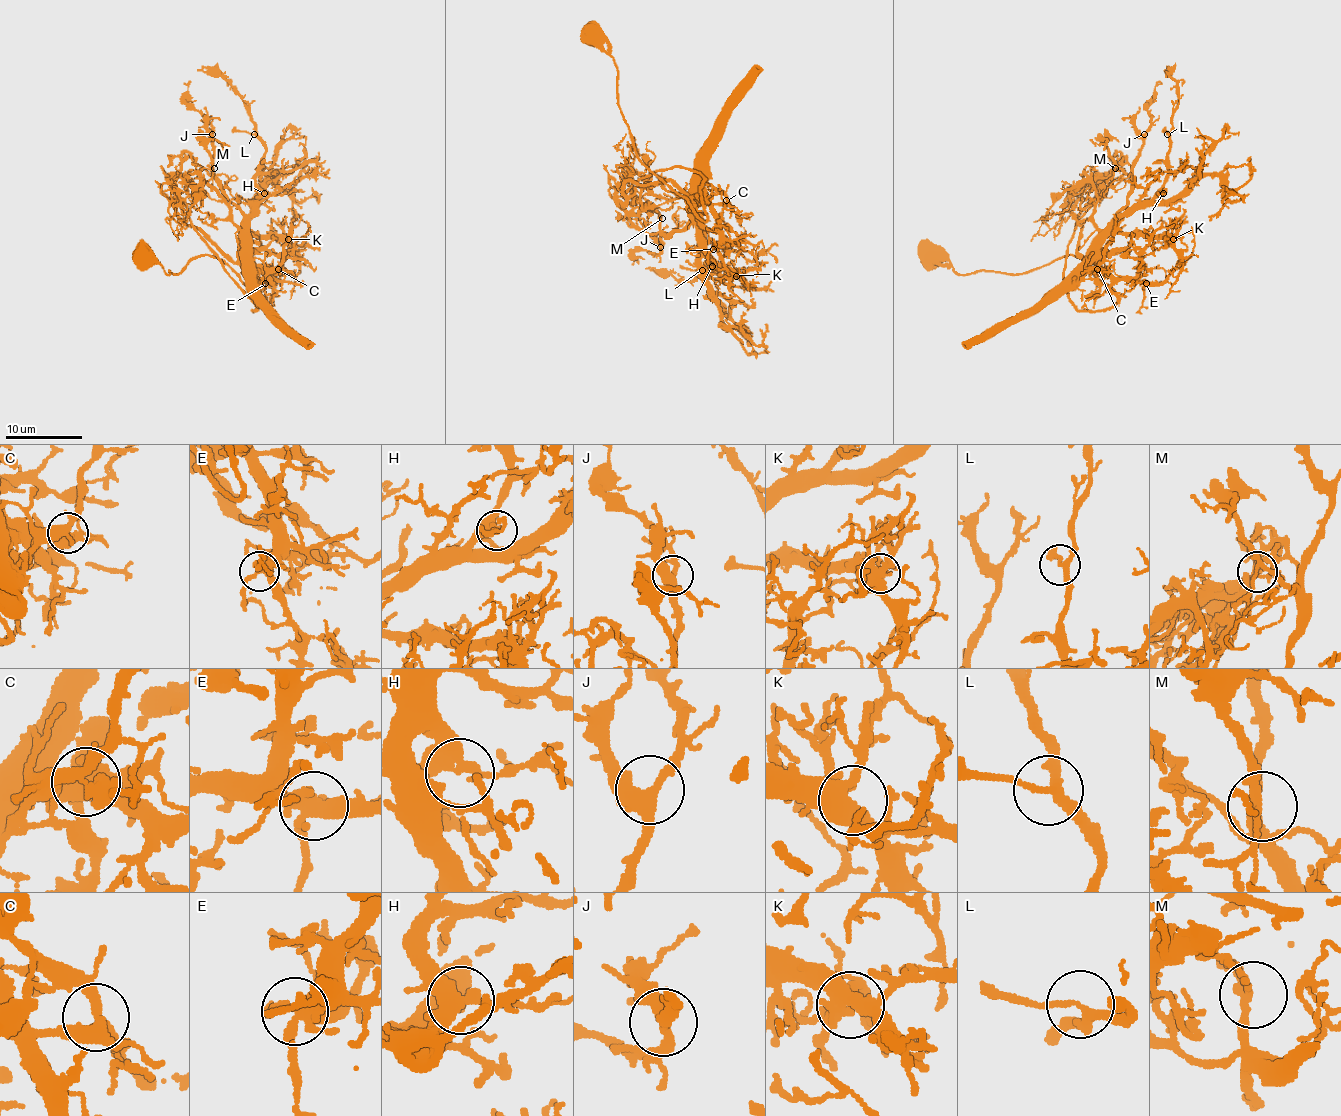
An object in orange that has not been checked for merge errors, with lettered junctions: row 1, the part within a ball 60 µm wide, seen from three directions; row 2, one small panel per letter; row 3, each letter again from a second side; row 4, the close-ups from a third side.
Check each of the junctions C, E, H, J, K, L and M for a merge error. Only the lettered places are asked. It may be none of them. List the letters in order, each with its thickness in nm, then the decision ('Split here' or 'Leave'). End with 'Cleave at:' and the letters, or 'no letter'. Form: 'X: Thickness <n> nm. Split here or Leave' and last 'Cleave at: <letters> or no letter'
C: Thickness 360 nm. Split here
E: Thickness 360 nm. Leave
H: Thickness 360 nm. Leave
J: Thickness 340 nm. Leave
K: Thickness 460 nm. Leave
L: Thickness 200 nm. Leave
M: Thickness 170 nm. Leave
Cleave at: C

